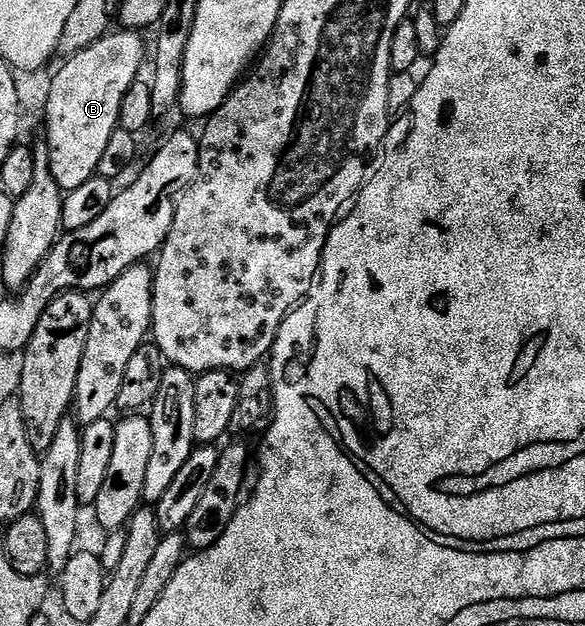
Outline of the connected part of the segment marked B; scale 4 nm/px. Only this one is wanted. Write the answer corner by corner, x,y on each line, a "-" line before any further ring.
116,29
111,33
101,37
98,41
94,41
94,45
90,45
86,49
82,49
77,55
67,56
63,60
64,64
60,67
60,72
52,79
52,84
48,87
48,108
44,111
44,119
48,122
48,140
46,146
48,148
48,156
50,157
50,173
54,173
54,181
58,181
61,191
67,193
78,189
78,185
86,185
86,181
90,181
98,169
98,161
102,161
102,152
106,150
106,144
110,142
110,133
114,133
116,128
120,126
120,109
122,107
122,97
130,89
130,85
137,82
140,66
145,66
146,51
144,55
144,43
139,34
135,31
127,29

